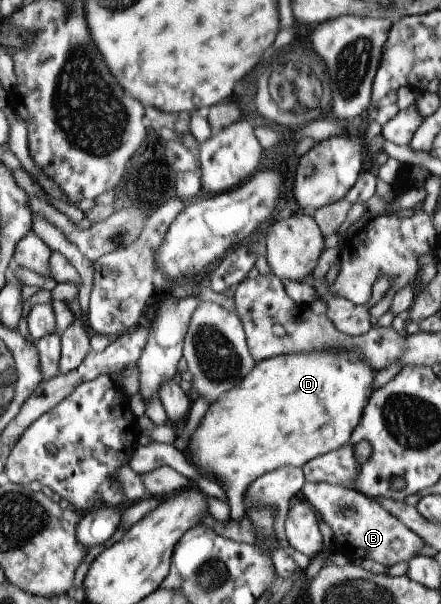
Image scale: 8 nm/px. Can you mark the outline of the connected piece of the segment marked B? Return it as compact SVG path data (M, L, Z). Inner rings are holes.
M305 482L300 489L304 501L321 515L332 531L334 548L350 555L353 562L373 559L385 567L408 562L424 546L423 540L390 515L374 499L345 486L327 482Z

